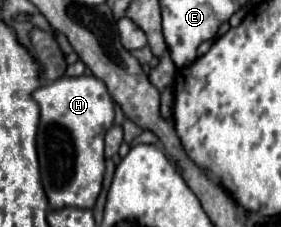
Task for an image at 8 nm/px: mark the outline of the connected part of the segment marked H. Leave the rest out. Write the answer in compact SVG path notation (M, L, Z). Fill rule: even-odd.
M93 75L61 77L33 91L33 99L41 109L37 131L37 155L41 165L41 181L51 209L83 207L93 209L101 191L105 171L103 137L113 125L113 99L103 81Z

